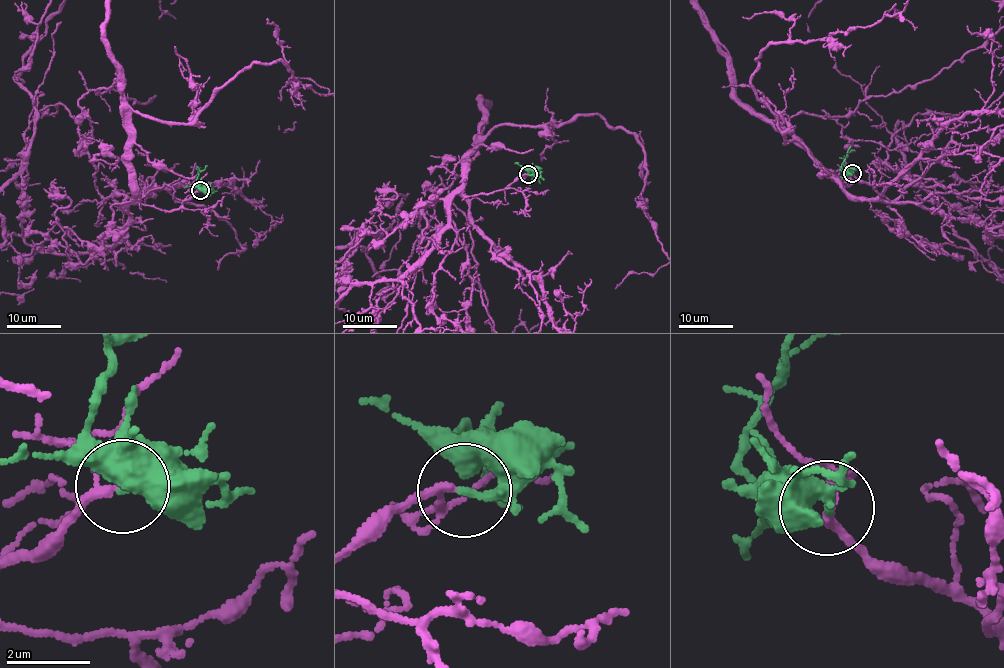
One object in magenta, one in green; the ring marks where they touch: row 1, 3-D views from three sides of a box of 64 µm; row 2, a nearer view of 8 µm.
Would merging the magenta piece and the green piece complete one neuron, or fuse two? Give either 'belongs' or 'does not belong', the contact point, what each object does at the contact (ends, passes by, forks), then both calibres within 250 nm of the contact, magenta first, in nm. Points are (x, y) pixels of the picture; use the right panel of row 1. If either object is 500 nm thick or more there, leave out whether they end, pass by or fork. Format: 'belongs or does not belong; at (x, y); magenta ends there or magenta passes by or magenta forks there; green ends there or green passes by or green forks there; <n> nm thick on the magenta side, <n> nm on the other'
belongs; at (852, 173); magenta passes by; green ends there; 130 nm thick on the magenta side, 200 nm on the other

